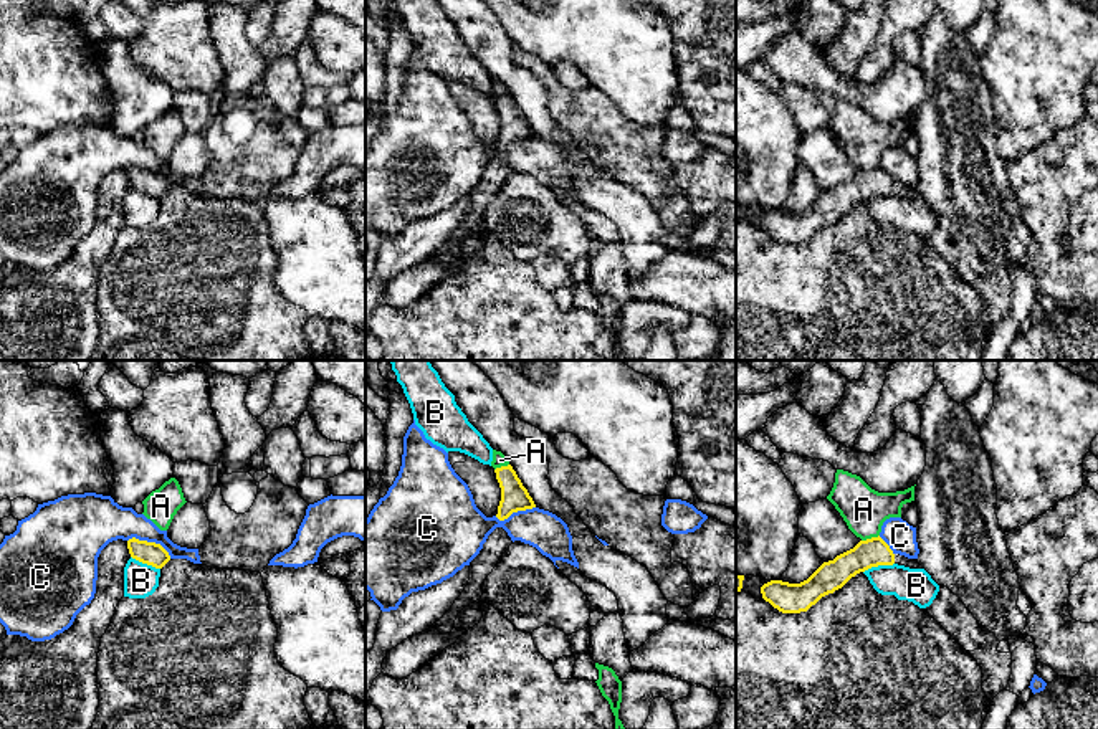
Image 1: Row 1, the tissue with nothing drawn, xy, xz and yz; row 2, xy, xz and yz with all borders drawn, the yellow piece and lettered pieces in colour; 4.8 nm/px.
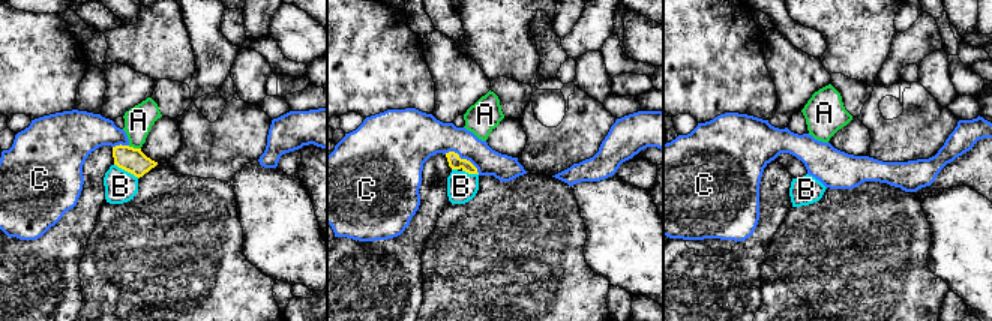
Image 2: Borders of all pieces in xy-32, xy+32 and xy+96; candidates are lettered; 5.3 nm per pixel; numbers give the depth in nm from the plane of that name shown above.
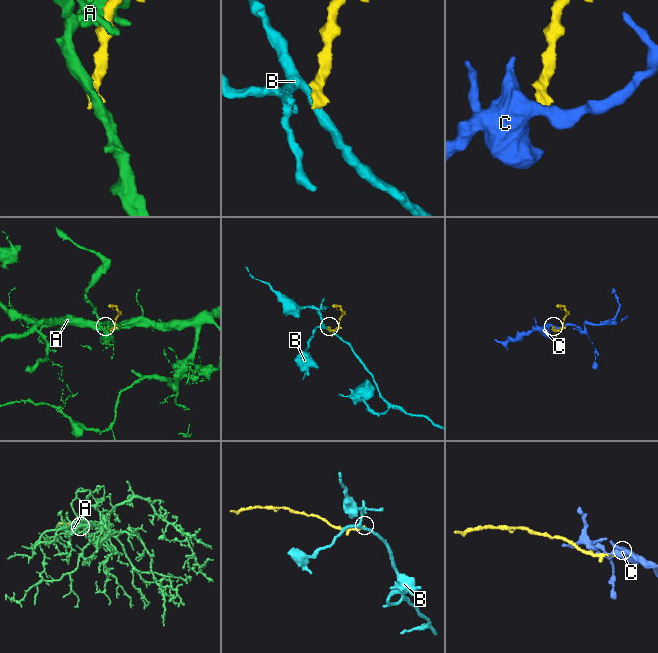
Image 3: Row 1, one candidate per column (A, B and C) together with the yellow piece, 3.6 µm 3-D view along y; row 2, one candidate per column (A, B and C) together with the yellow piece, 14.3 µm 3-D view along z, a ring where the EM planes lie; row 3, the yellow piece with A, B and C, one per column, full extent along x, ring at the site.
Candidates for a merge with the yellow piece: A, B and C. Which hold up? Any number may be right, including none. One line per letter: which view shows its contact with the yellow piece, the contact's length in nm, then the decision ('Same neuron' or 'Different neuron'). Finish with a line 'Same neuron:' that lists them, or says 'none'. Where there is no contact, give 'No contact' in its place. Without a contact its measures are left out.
A: Touches yellow in yz. Shared border 90 nm. Different neuron
B: Touches yellow in yz. Shared border 160 nm. Different neuron
C: Touches yellow in xy. Shared border 240 nm. Different neuron
Same neuron: none

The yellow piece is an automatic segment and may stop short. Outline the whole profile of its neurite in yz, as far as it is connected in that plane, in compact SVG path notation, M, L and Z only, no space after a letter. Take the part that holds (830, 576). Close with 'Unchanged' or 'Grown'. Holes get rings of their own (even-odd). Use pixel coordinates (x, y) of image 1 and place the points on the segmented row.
M878 536L860 541L853 549L824 562L807 580L789 584L771 580L761 587L762 598L782 613L807 612L822 597L842 588L852 577L878 565L919 569L918 559L895 554Z. Grown

